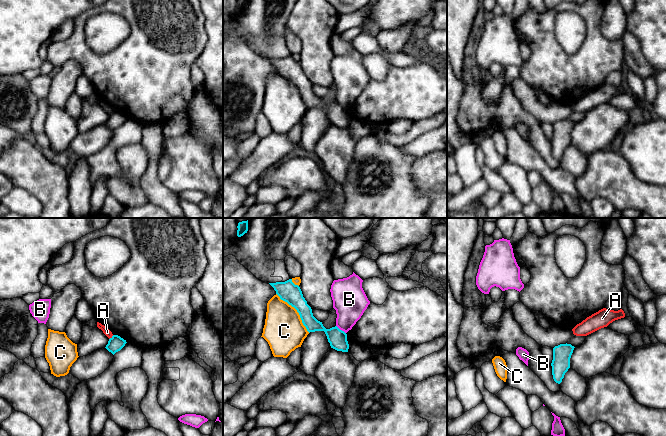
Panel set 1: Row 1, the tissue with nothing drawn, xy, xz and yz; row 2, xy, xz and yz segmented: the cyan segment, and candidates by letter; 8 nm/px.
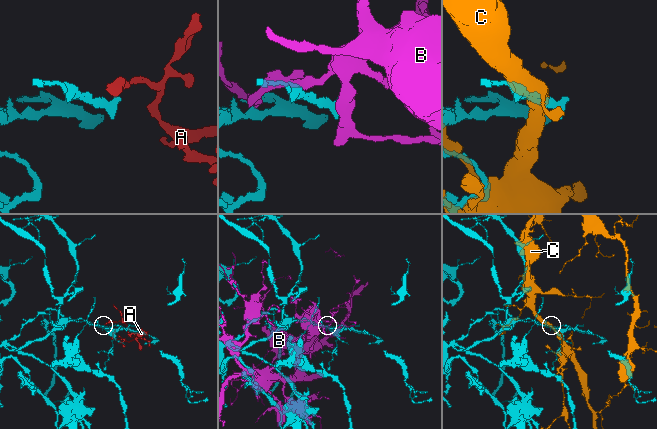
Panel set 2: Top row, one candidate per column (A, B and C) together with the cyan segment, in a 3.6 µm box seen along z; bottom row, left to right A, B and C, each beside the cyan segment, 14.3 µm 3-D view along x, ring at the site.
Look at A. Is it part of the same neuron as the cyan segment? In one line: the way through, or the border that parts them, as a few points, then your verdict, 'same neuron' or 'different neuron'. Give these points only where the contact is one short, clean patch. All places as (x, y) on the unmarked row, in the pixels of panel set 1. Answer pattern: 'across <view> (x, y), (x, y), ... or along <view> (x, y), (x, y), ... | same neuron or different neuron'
along xy (113, 111), (109, 115) | different neuron

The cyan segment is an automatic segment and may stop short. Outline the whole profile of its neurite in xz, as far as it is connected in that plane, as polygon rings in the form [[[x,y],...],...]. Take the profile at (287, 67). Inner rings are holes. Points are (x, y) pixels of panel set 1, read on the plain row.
[[[289,55],[285,58],[269,60],[274,64],[276,70],[281,76],[287,78],[297,86],[303,101],[306,103],[309,109],[315,107],[324,107],[331,124],[337,127],[348,128],[349,120],[347,117],[347,110],[340,106],[337,102],[326,105],[322,98],[318,97],[313,92],[312,85],[303,73],[300,63],[295,61],[292,58],[292,55]]]

